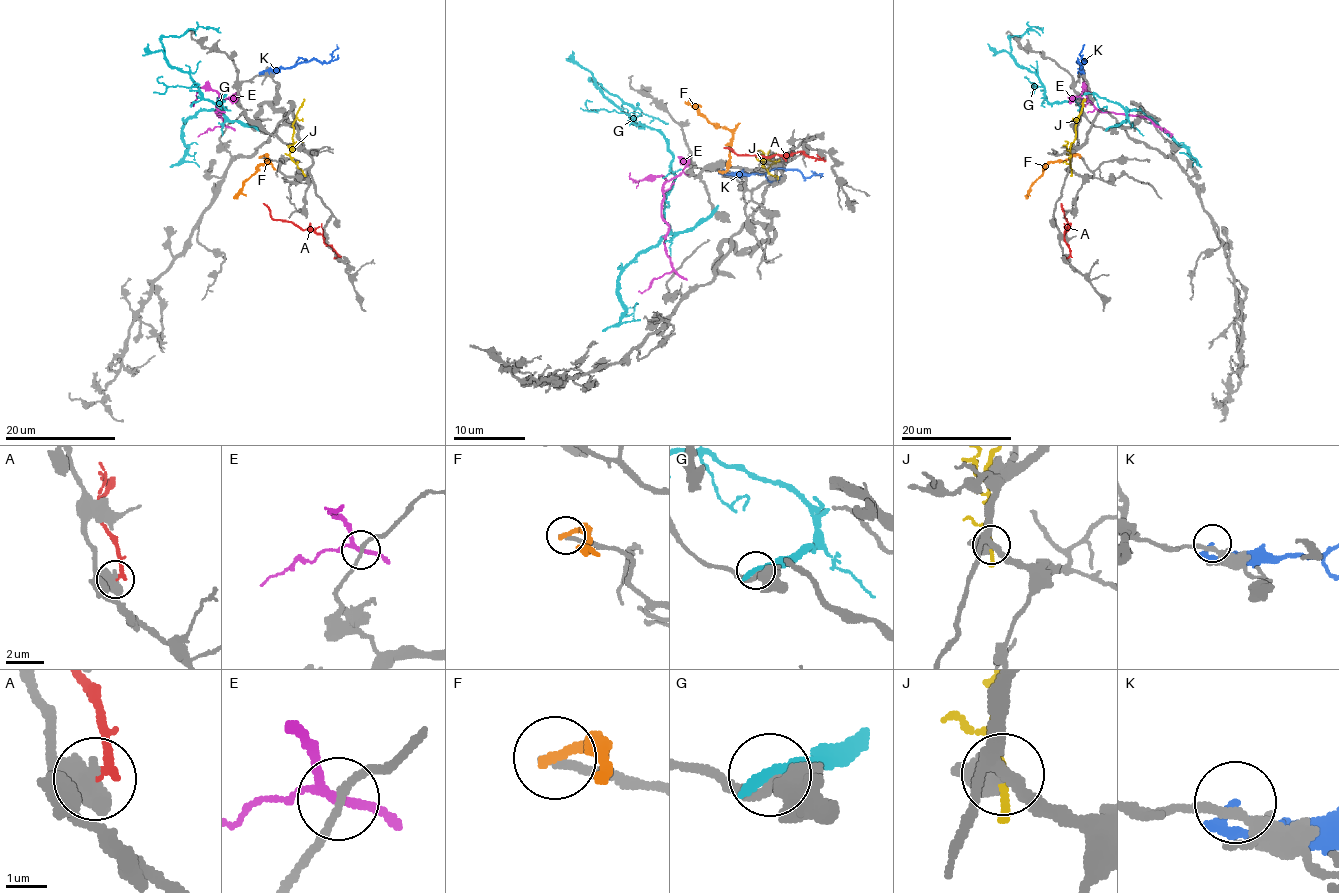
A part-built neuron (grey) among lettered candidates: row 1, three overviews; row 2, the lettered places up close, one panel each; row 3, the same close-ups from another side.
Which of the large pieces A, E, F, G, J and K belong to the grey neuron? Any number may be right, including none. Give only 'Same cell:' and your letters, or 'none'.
Same cell: none

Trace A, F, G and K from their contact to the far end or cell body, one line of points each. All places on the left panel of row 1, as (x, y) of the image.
A: (336, 257), (321, 235), (274, 219), (263, 203)
F: (260, 156), (265, 155), (269, 162), (258, 167), (234, 199)
G: (255, 127), (230, 120), (218, 102), (226, 94), (220, 102), (203, 97), (164, 53), (163, 36), (220, 32)
K: (263, 73), (267, 69), (292, 68), (311, 60), (328, 62), (336, 45)

